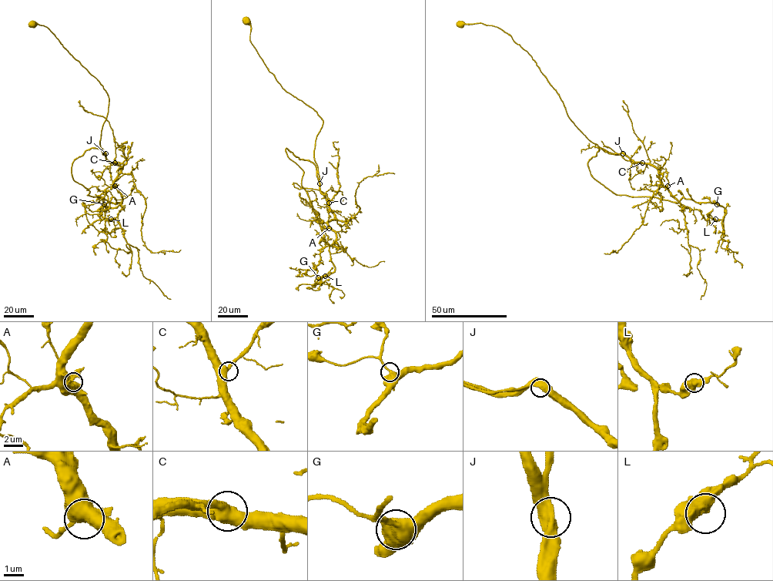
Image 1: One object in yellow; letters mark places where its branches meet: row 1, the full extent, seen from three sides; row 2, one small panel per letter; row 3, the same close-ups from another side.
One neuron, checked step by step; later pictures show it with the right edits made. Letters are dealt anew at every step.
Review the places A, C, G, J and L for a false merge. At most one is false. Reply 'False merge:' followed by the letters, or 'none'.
False merge: none

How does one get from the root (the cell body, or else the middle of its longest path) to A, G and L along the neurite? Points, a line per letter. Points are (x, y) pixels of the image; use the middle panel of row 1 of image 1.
A: (246, 20), (250, 41), (267, 69), (283, 88), (322, 120), (314, 159), (319, 190), (334, 215), (329, 228)
G: (246, 20), (267, 69), (322, 120), (317, 172), (286, 149), (303, 171), (335, 267), (318, 277)
L: (246, 20), (267, 69), (322, 120), (317, 172), (286, 151), (303, 171), (335, 267), (314, 286), (325, 276)

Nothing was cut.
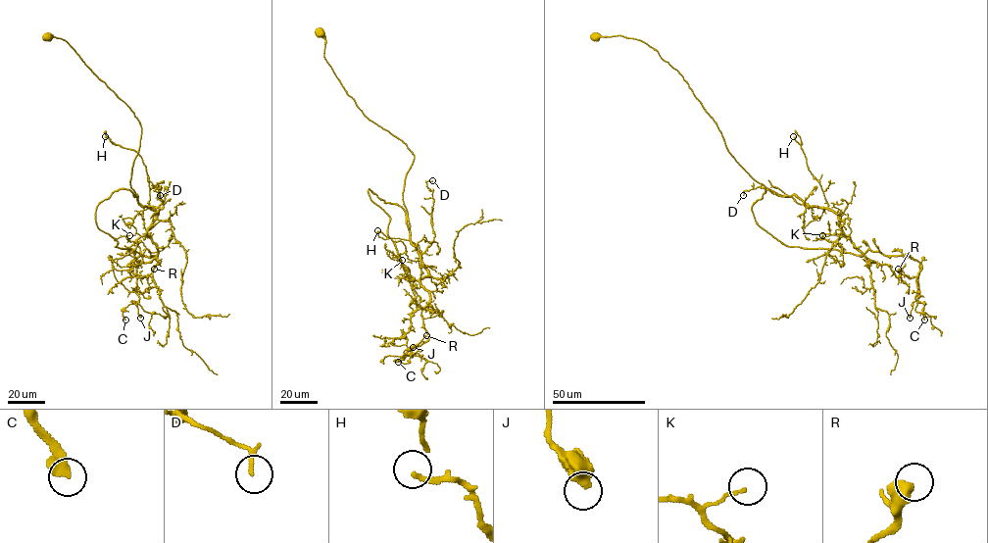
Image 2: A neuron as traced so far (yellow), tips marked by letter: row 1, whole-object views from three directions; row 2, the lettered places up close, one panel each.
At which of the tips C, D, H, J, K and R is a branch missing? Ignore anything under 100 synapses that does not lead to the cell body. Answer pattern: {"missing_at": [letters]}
{"missing_at": []}

